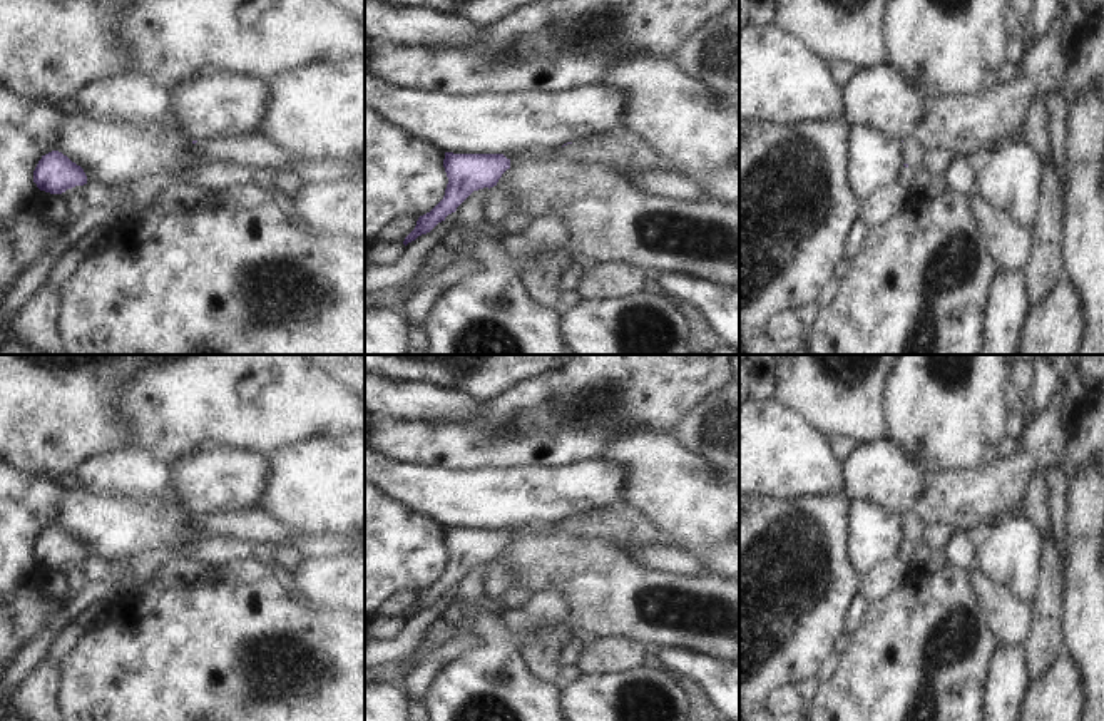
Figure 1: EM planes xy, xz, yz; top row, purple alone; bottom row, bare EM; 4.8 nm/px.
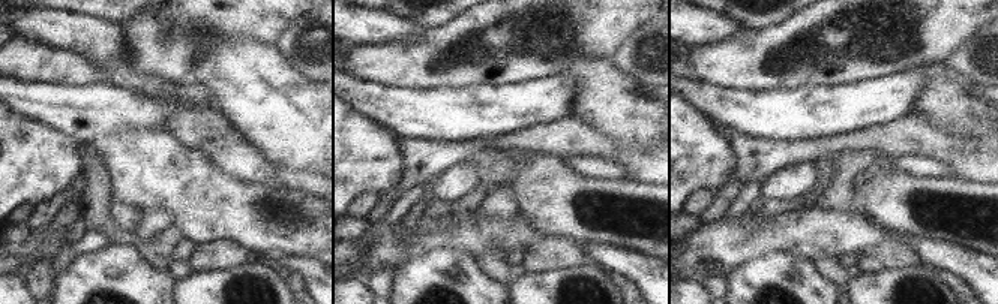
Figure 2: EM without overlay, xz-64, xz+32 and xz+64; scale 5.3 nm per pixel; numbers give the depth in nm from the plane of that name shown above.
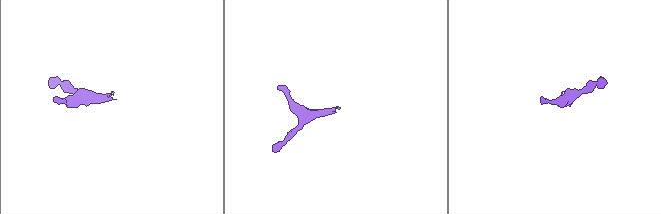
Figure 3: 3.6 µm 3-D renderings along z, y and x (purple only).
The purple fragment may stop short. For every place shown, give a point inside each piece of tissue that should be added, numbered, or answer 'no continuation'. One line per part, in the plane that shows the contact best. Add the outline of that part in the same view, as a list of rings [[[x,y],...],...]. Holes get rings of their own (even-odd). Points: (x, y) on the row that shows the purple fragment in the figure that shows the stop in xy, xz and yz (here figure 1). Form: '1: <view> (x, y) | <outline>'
1: xz (619, 149) | [[[634,132],[606,134],[601,139],[567,144],[560,151],[575,161],[594,161],[609,169],[642,166],[651,171],[671,171],[672,167],[667,159]]]

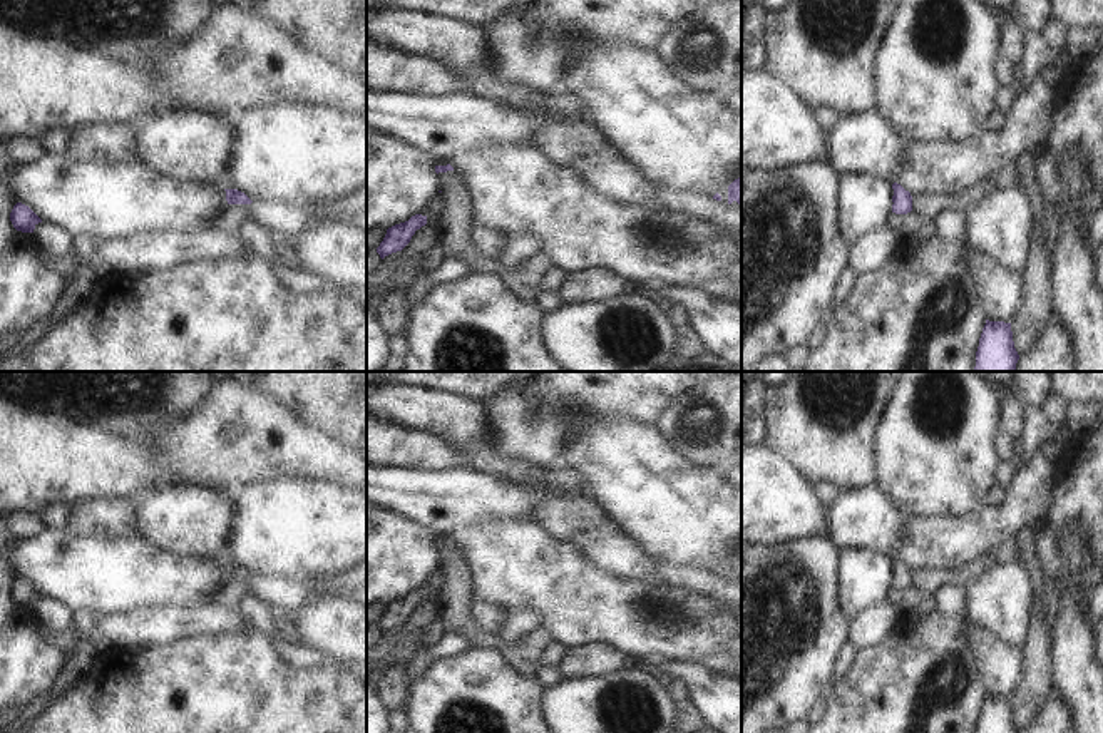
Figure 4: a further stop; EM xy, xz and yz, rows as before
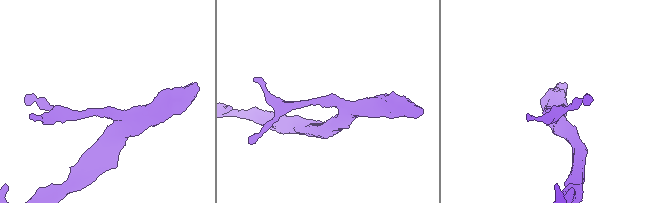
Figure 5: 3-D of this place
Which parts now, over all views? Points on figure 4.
no continuation

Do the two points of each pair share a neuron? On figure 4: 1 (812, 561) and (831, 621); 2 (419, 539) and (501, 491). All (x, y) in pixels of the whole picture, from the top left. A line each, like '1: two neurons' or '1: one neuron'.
1: one neuron
2: two neurons

